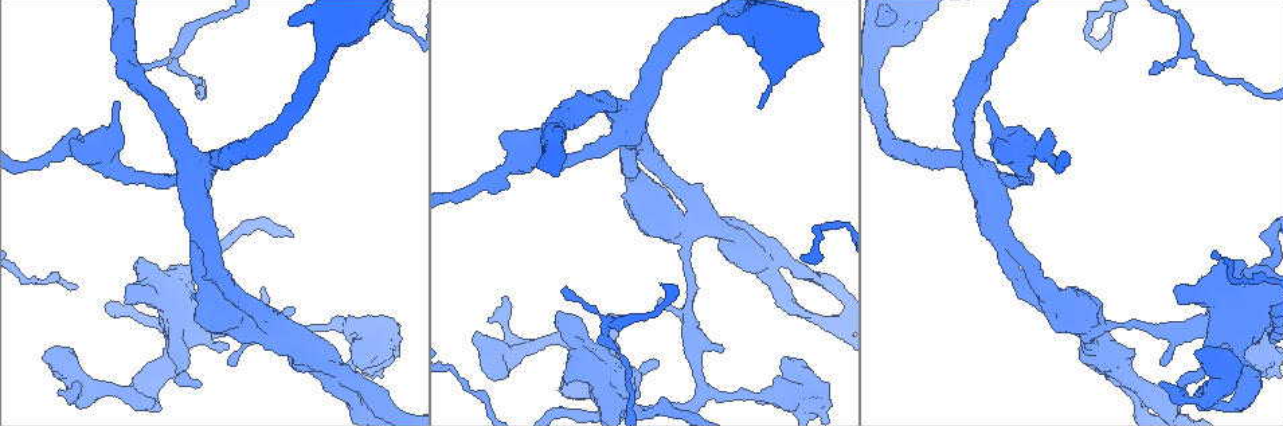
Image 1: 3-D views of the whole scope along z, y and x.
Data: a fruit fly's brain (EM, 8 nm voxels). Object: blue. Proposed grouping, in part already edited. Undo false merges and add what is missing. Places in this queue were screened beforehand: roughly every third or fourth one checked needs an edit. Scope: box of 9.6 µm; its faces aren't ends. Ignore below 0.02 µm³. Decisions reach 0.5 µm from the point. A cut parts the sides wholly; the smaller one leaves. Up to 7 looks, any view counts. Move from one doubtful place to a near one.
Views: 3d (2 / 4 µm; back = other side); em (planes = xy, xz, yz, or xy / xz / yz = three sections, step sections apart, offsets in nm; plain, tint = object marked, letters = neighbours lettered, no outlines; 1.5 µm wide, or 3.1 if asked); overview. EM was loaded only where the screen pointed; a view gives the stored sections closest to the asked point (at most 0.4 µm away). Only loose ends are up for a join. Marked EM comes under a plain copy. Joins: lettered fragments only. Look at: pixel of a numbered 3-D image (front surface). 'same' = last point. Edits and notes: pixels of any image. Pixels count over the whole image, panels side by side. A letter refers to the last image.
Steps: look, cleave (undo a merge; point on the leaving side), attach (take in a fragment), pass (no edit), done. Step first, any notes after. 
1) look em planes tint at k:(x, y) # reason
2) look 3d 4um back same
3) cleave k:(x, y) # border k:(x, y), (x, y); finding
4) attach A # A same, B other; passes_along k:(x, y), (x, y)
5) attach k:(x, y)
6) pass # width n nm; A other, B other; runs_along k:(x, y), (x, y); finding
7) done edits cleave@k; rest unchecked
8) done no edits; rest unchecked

look em planes letters at 1:(720, 346) # free end

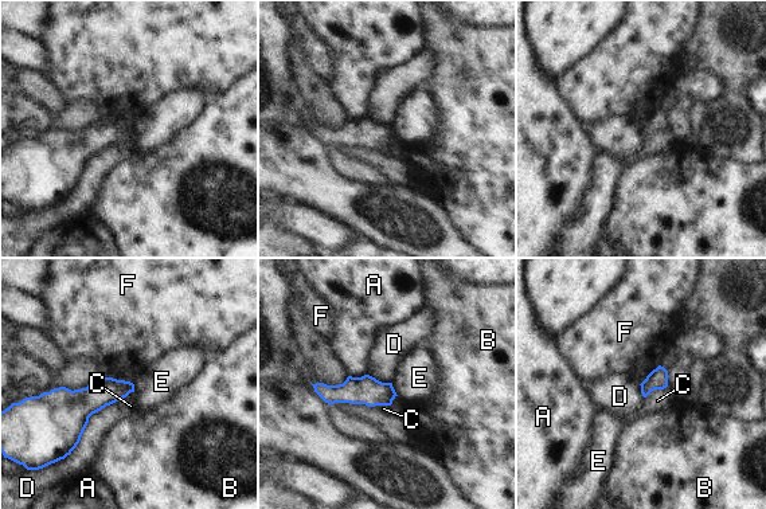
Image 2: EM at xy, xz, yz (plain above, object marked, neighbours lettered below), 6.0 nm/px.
pass # longest_contact D 550 nm; A other, B other, C other, D other, E other, F other; none of them fits

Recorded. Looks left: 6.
look em planes letters at 1:(1200, 370)

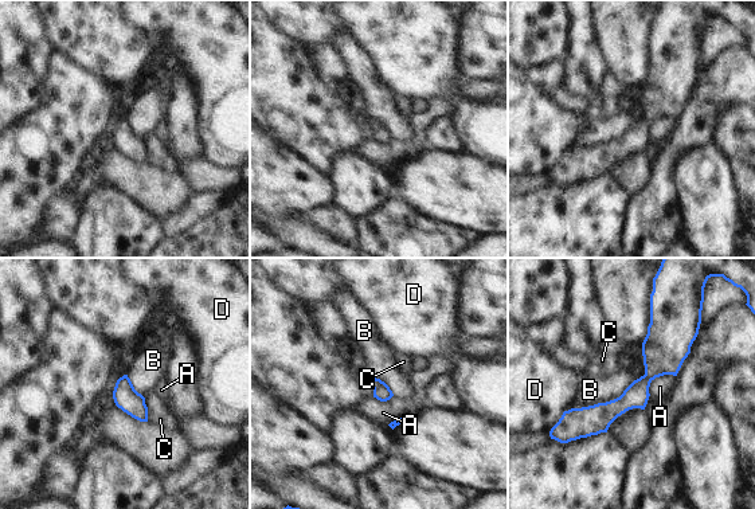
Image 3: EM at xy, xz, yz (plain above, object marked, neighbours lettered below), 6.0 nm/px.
pass # width 100 nm; A other, B other, C other, D other; runs_along 3:(657, 309), (652, 372), (574, 435); one neuron here

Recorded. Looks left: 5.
look 3d 4um at 1:(1098, 325)

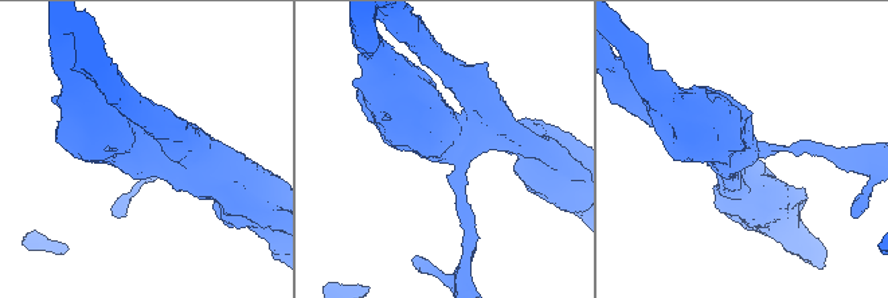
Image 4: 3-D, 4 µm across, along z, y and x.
look em xz step 8 letters at 4:(741, 154) # shape alone is not enough

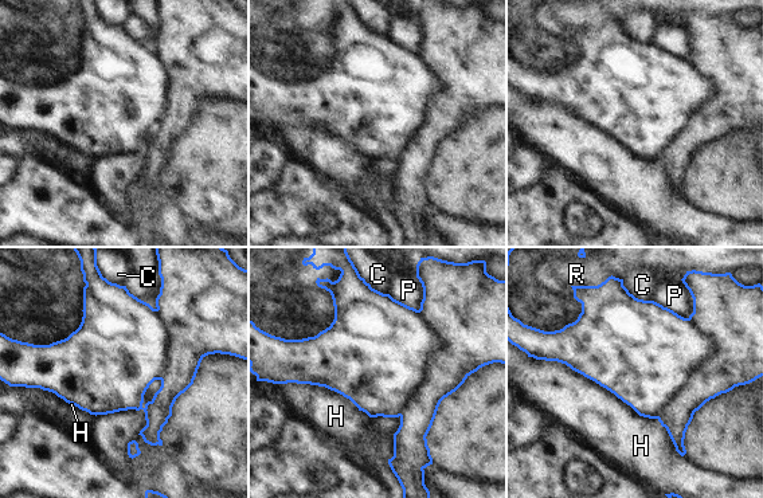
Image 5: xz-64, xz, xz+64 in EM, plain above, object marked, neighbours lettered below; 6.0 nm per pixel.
look em planes letters same

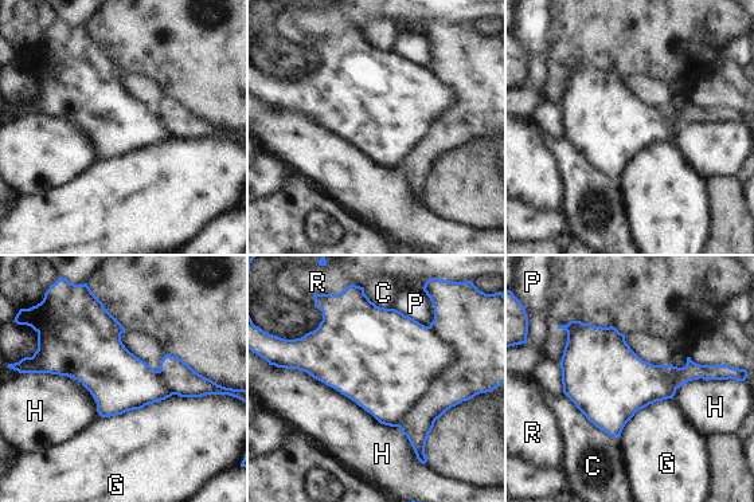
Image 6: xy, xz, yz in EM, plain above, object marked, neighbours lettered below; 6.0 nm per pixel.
cleave 6:(480, 367) # width 360 nm; C other, G other, H other, P other, R other; border 6:(429, 326), (454, 361), (398, 426); a second neuron is stuck on

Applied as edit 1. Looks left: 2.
done edits cleave@6; rest unchecked

